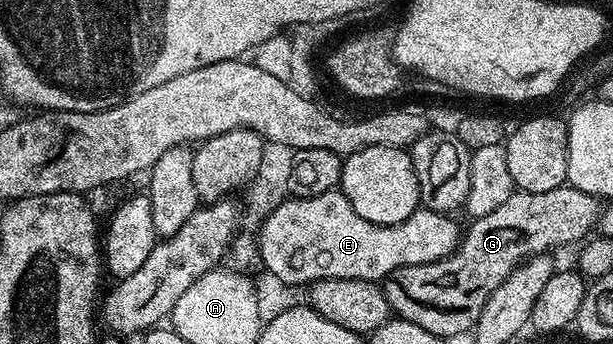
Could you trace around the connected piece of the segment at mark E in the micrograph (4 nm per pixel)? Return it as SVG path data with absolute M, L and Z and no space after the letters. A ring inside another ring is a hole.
M334 189L319 197L310 199L285 198L271 214L260 220L261 232L255 235L259 263L262 263L281 283L290 283L293 287L304 288L320 279L372 279L384 280L395 269L420 263L434 263L446 259L457 248L459 227L456 218L439 211L419 209L407 217L407 221L395 225L375 225L371 221L363 221L355 209L351 209L351 201Z

